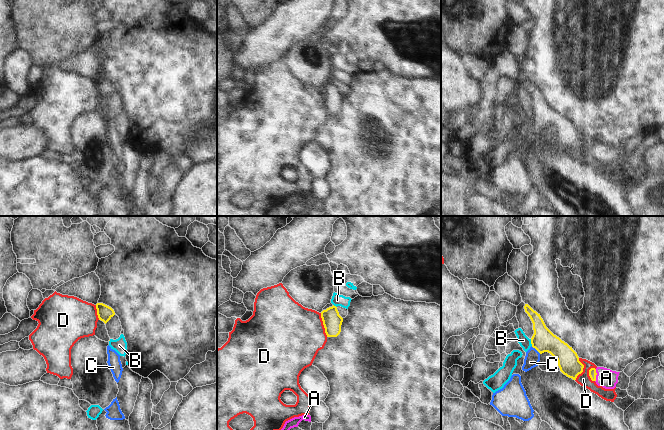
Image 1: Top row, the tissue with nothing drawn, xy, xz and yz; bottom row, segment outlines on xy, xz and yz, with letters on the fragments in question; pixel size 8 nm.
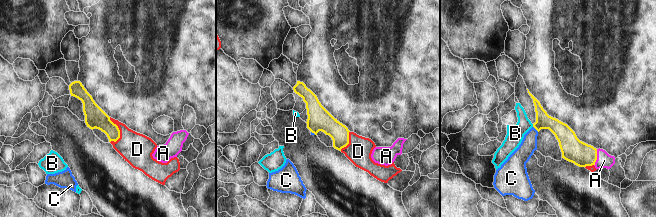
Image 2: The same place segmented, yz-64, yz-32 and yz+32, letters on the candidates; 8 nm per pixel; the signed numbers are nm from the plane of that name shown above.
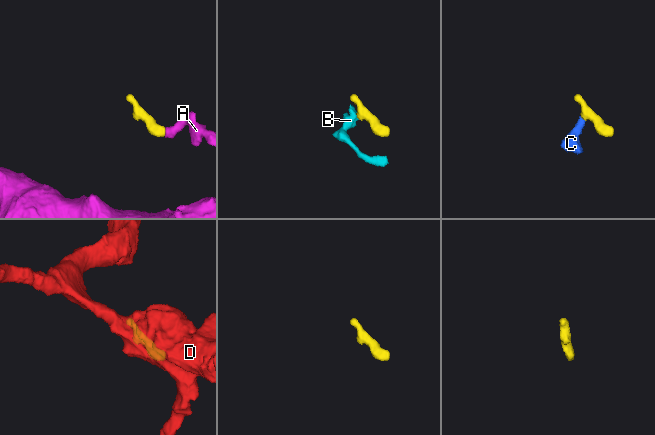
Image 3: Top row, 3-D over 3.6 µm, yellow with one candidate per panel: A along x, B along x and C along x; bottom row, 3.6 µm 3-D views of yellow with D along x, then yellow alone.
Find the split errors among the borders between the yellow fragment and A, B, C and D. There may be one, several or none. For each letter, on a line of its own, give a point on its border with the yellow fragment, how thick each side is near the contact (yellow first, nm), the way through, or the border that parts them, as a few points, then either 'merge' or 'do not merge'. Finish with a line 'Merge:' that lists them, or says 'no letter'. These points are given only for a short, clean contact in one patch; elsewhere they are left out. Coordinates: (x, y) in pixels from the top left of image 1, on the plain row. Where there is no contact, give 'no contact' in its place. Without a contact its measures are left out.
A: contact yz (596, 150); calibres 60 and 150 nm; way yz (592, 148), (596, 150), (606, 154); merge
B: contact yz (531, 118); calibres 190 and 90 nm; border yz (530, 115), (532, 121); do not merge
C: contact yz (536, 125); calibres 190 and 120 nm; way yz (543, 116), (536, 125), (532, 134); merge
D: contact xz (323, 100); calibres 160 and 460 nm; do not merge
Merge: A, C

